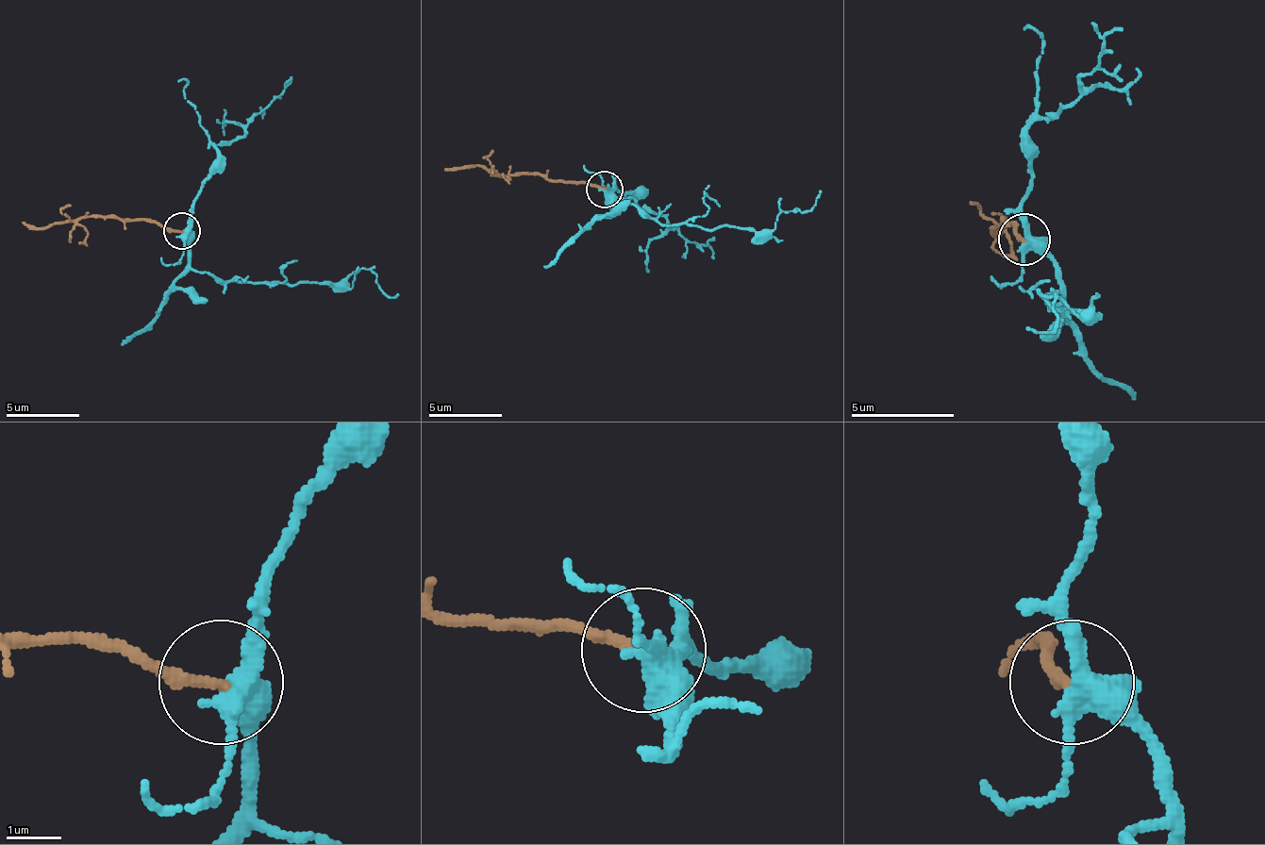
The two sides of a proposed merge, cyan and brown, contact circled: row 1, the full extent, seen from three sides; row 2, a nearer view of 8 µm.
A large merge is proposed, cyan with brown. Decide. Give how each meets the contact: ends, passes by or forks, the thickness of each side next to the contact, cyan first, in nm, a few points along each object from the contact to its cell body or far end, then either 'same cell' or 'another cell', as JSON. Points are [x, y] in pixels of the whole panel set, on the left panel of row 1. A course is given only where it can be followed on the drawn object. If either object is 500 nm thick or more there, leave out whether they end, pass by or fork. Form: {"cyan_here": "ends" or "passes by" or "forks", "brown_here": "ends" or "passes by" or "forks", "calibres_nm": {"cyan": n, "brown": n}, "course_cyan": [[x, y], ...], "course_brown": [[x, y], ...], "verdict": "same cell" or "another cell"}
{"cyan_here": "forks", "brown_here": "ends", "calibres_nm": {"cyan": 400, "brown": 190}, "course_cyan": [[182, 230], [190, 263], [201, 274], [241, 282], [348, 286], [362, 267], [385, 292], [399, 292]], "course_brown": [[182, 230], [112, 215], [68, 219], [46, 226], [21, 223]], "verdict": "same cell"}

